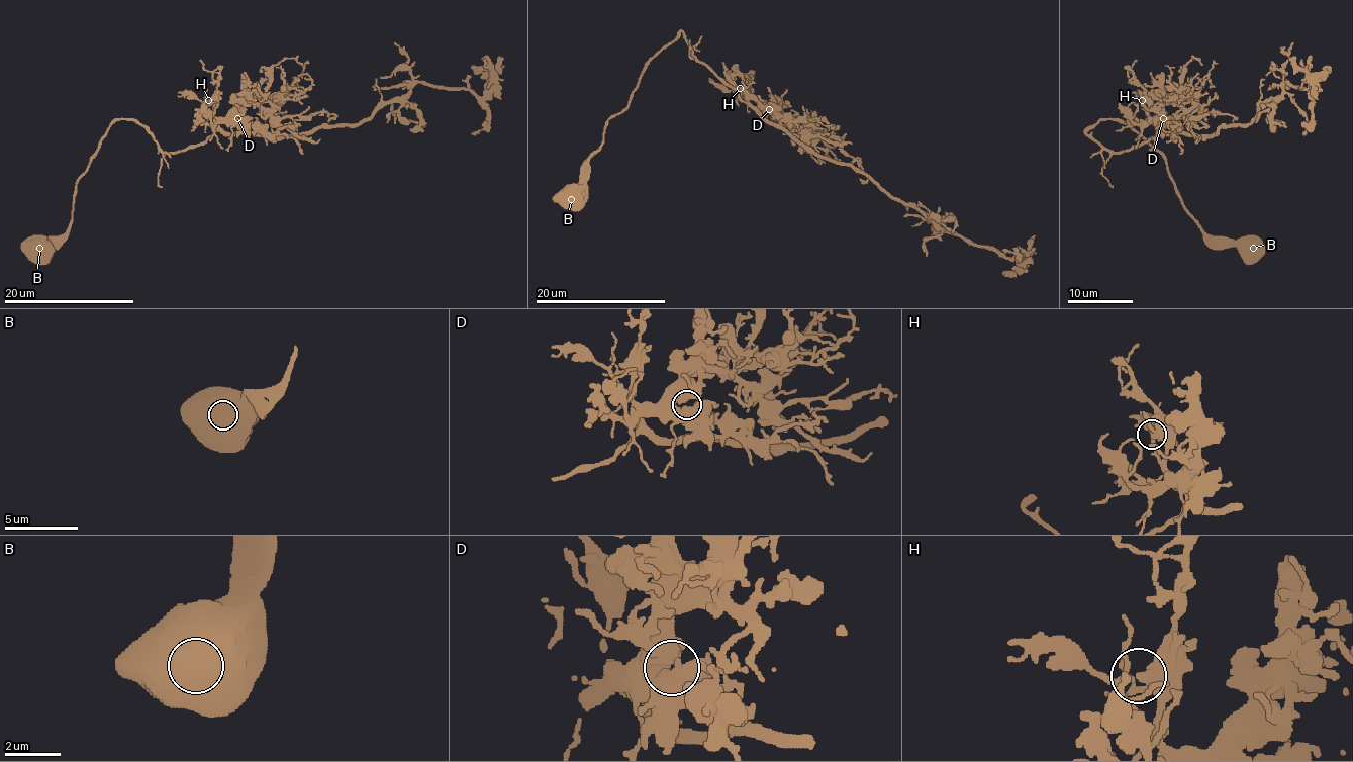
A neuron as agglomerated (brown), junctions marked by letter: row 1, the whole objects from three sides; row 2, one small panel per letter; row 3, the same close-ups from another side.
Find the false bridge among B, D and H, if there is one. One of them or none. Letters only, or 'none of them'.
none of them

